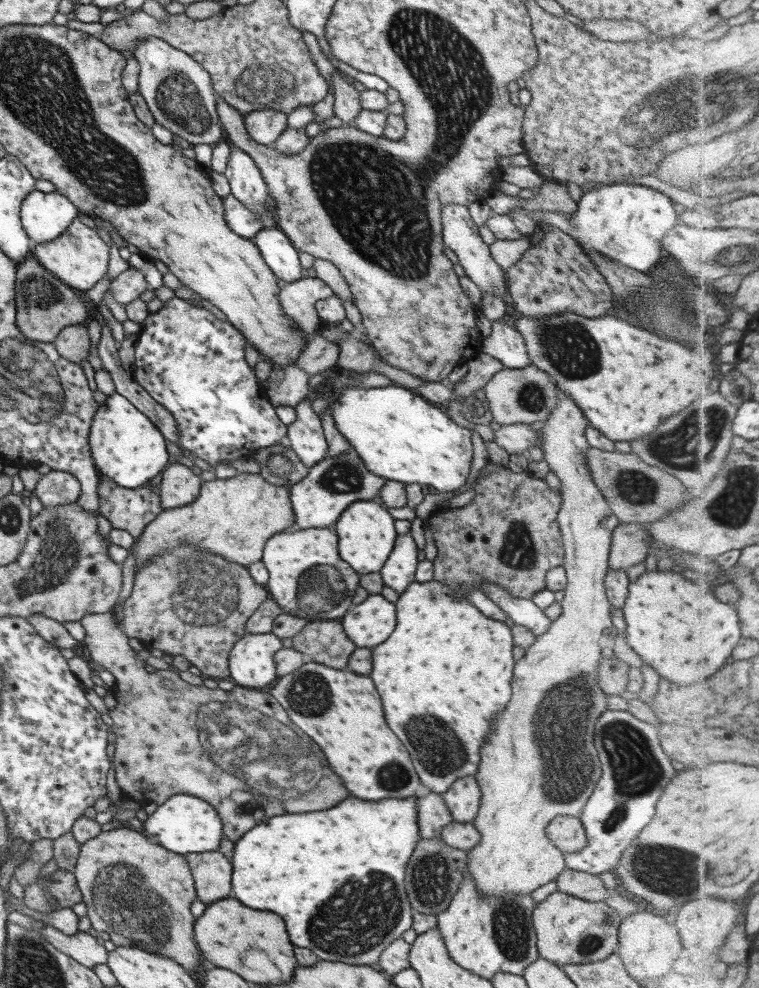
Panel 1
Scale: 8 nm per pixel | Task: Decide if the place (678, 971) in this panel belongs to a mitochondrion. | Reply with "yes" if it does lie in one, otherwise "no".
no

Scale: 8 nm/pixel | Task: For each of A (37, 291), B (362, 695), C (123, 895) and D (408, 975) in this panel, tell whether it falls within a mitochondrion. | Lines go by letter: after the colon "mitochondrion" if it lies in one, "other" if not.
A: mitochondrion
B: other
C: mitochondrion
D: other

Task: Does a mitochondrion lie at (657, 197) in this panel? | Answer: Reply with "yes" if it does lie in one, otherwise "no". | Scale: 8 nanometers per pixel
no

